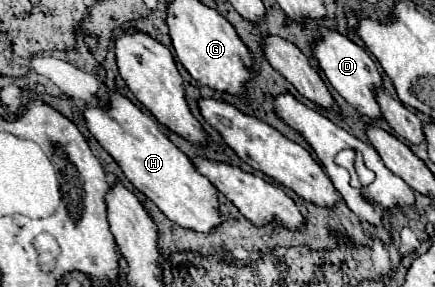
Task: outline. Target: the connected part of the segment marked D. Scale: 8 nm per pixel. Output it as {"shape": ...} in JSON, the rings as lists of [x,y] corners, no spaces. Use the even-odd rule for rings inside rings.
{"shape":[[[321,29],[321,41],[317,41],[315,49],[313,49],[315,57],[319,59],[319,65],[325,73],[325,77],[329,79],[329,83],[333,85],[333,89],[351,105],[355,107],[361,115],[367,115],[371,119],[381,119],[381,111],[379,105],[375,101],[375,93],[377,89],[383,87],[381,81],[381,73],[377,71],[373,59],[367,55],[367,51],[359,45],[355,45],[351,39],[329,31],[329,29]]]}

